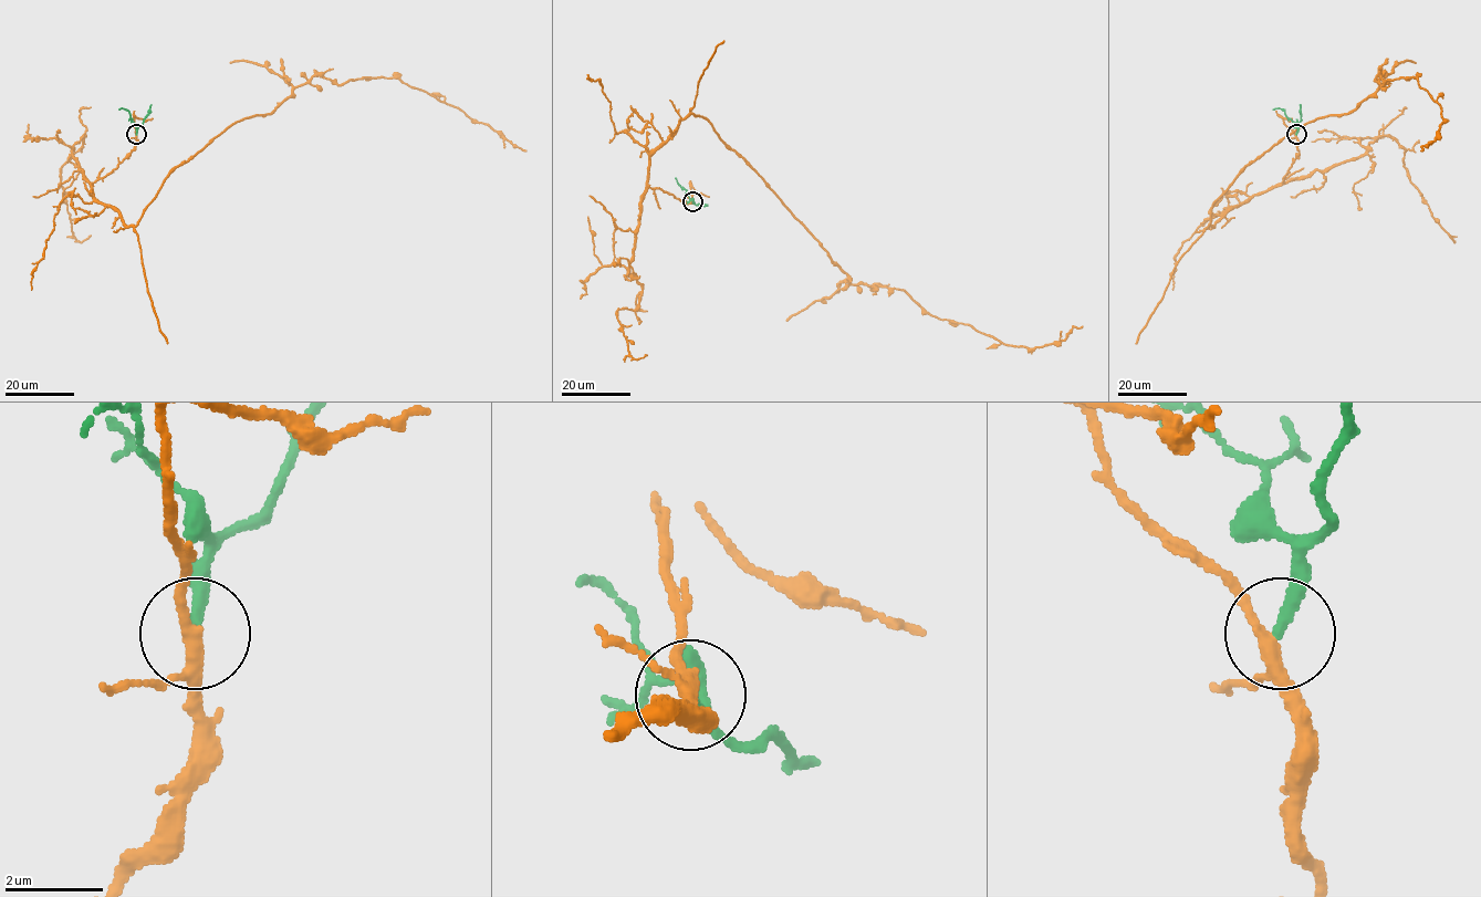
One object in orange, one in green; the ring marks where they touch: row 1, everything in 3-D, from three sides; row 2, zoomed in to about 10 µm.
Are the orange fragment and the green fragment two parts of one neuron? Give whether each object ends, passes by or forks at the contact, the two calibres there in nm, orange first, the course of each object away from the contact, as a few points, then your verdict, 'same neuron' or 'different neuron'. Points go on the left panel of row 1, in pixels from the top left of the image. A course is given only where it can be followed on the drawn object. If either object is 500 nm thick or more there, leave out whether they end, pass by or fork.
orange forks there; green ends there; 240 nm thick on the orange side, 240 nm on the other; orange runs (136, 134), (136, 146), (91, 185), (126, 225), (177, 167), (314, 75), (339, 84), (397, 77), (527, 152); green runs (136, 134), (129, 112), (118, 110); same neuron

